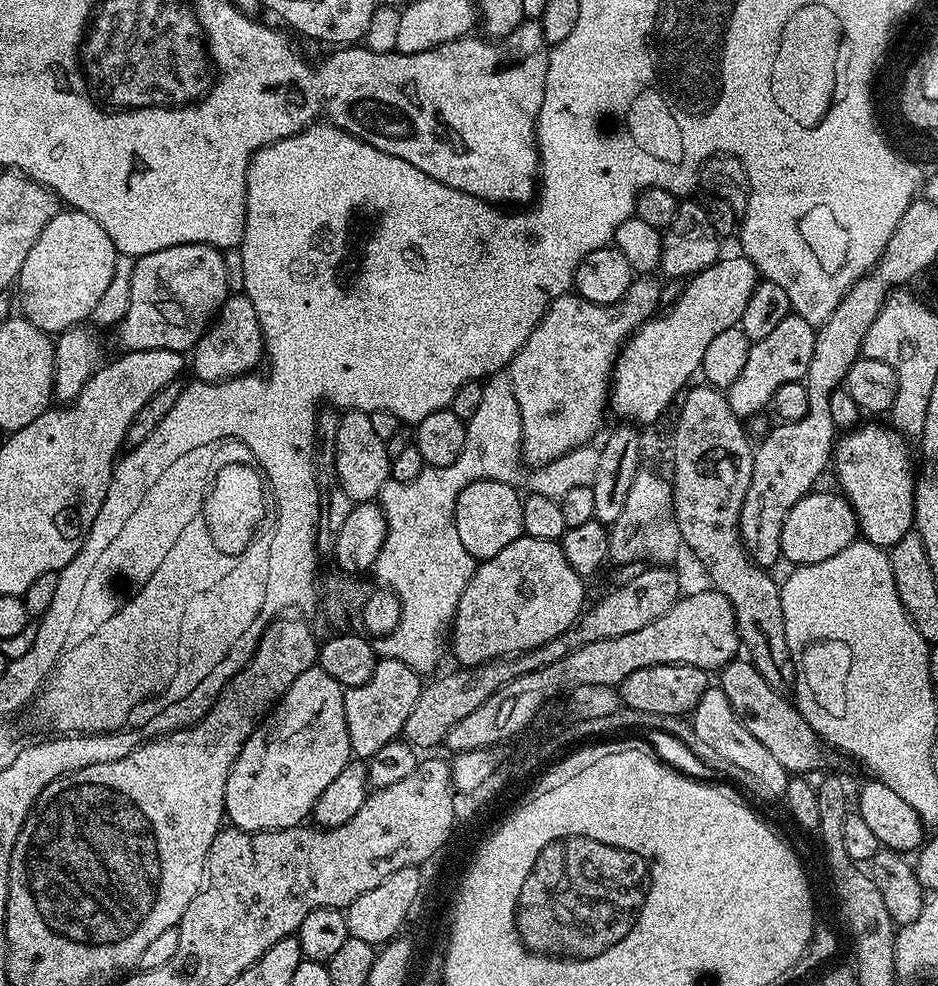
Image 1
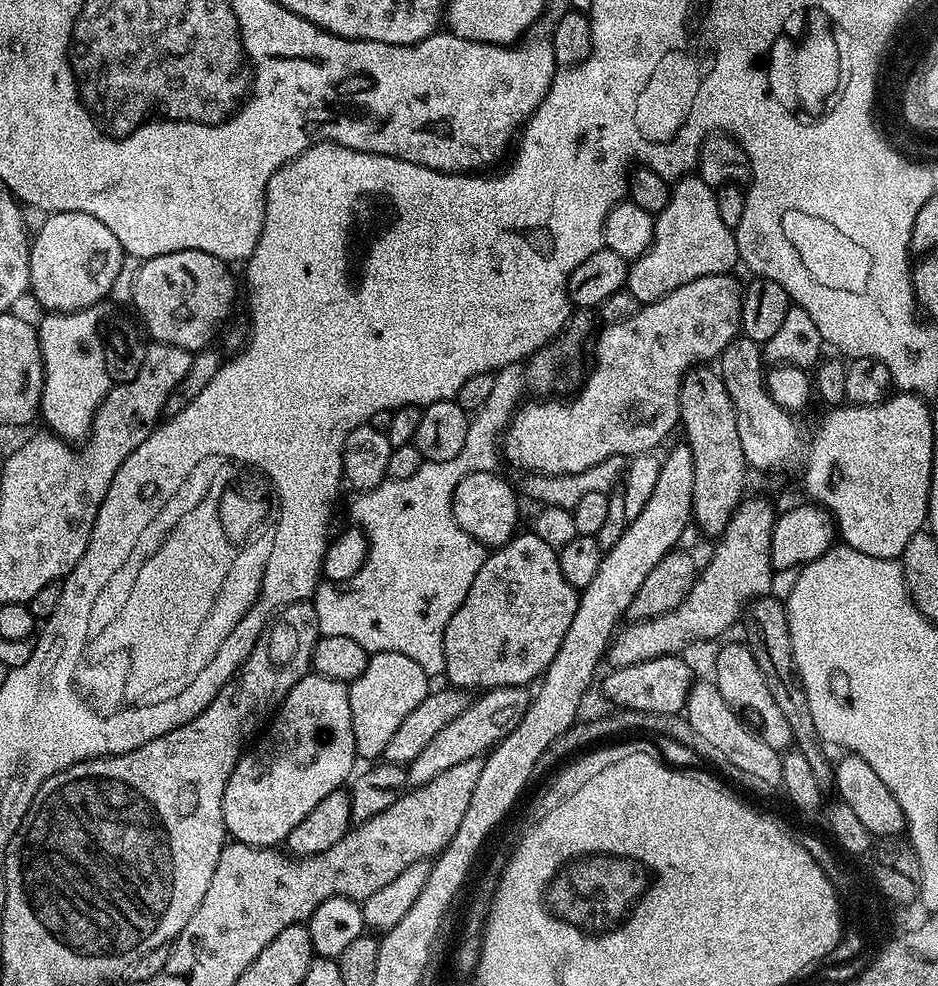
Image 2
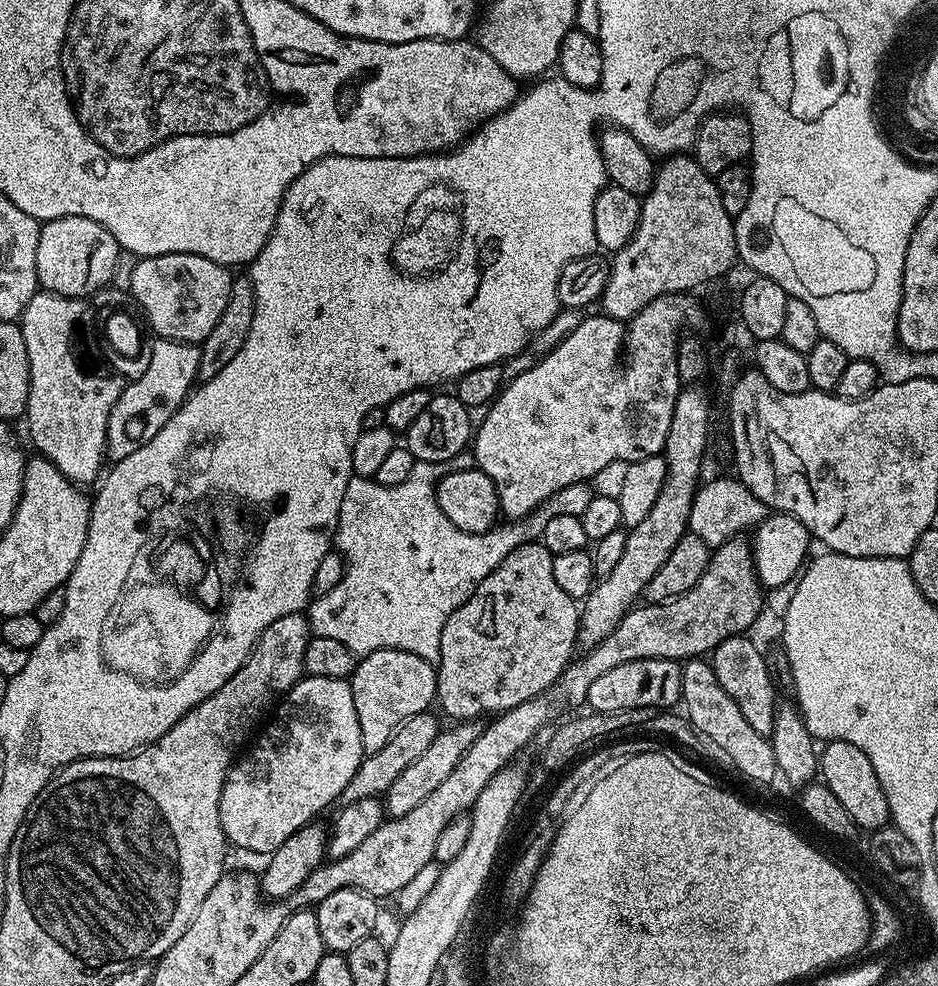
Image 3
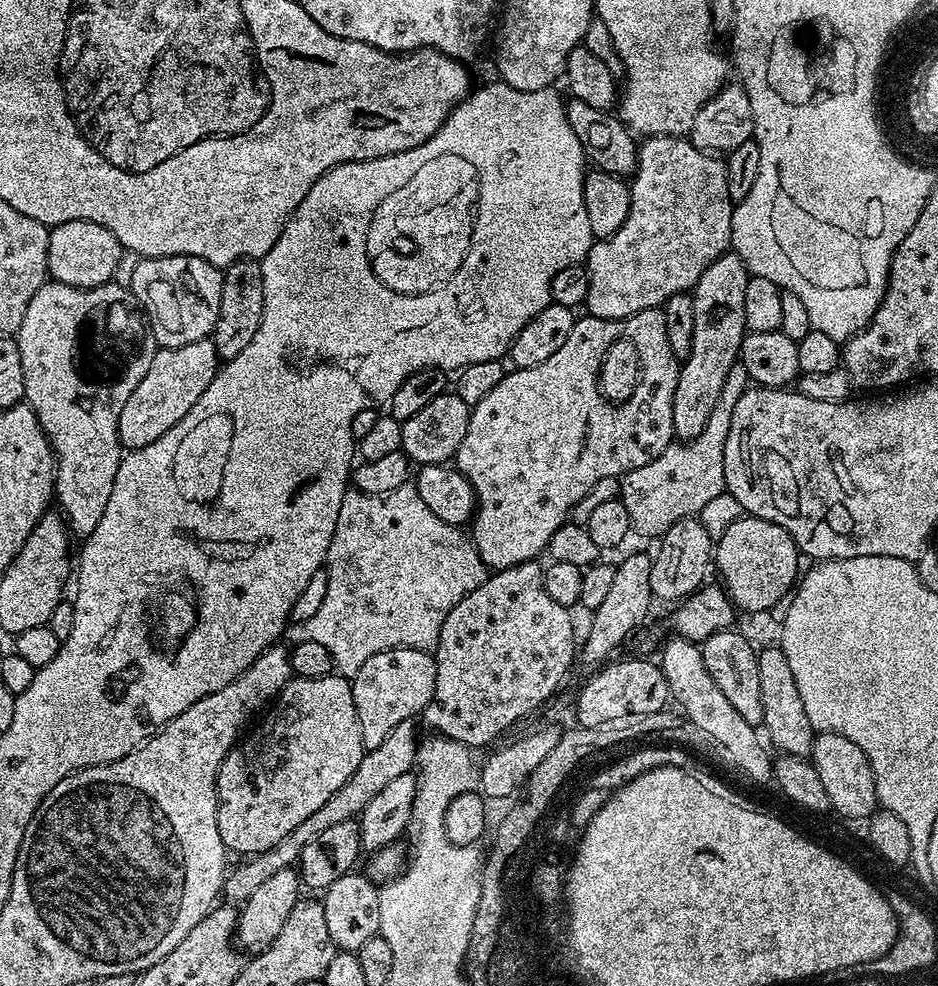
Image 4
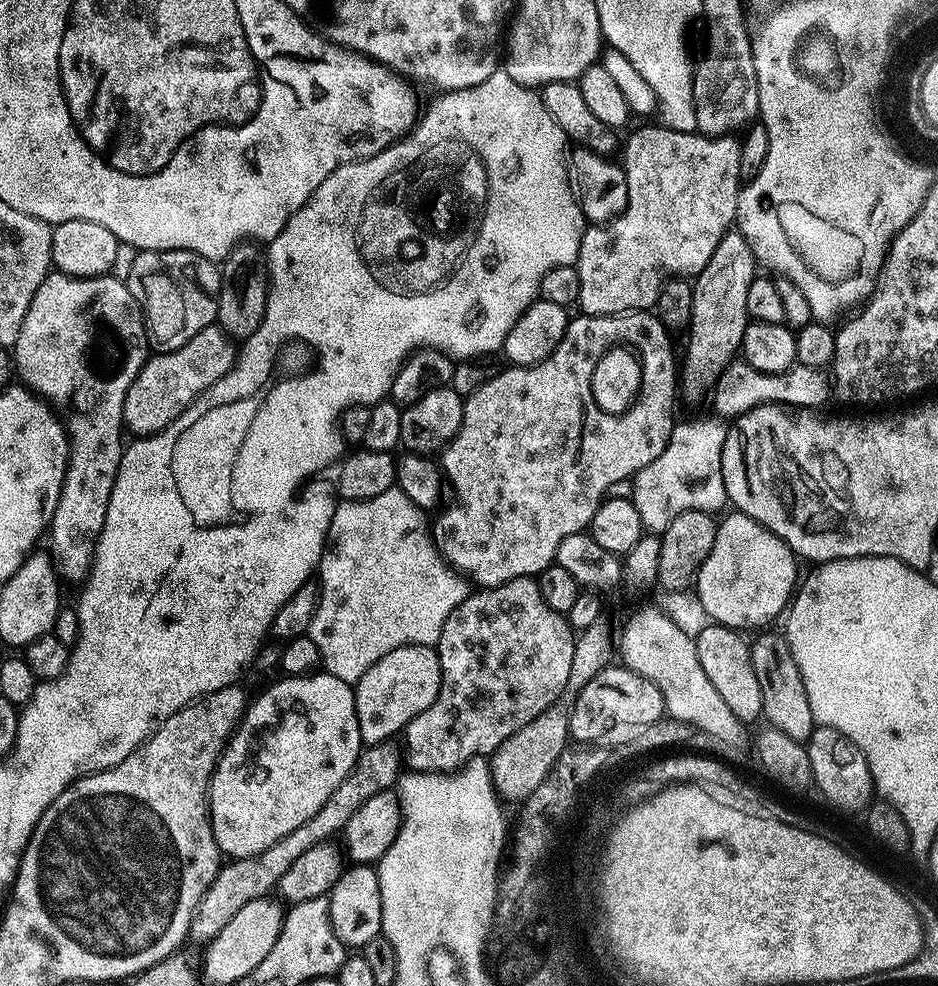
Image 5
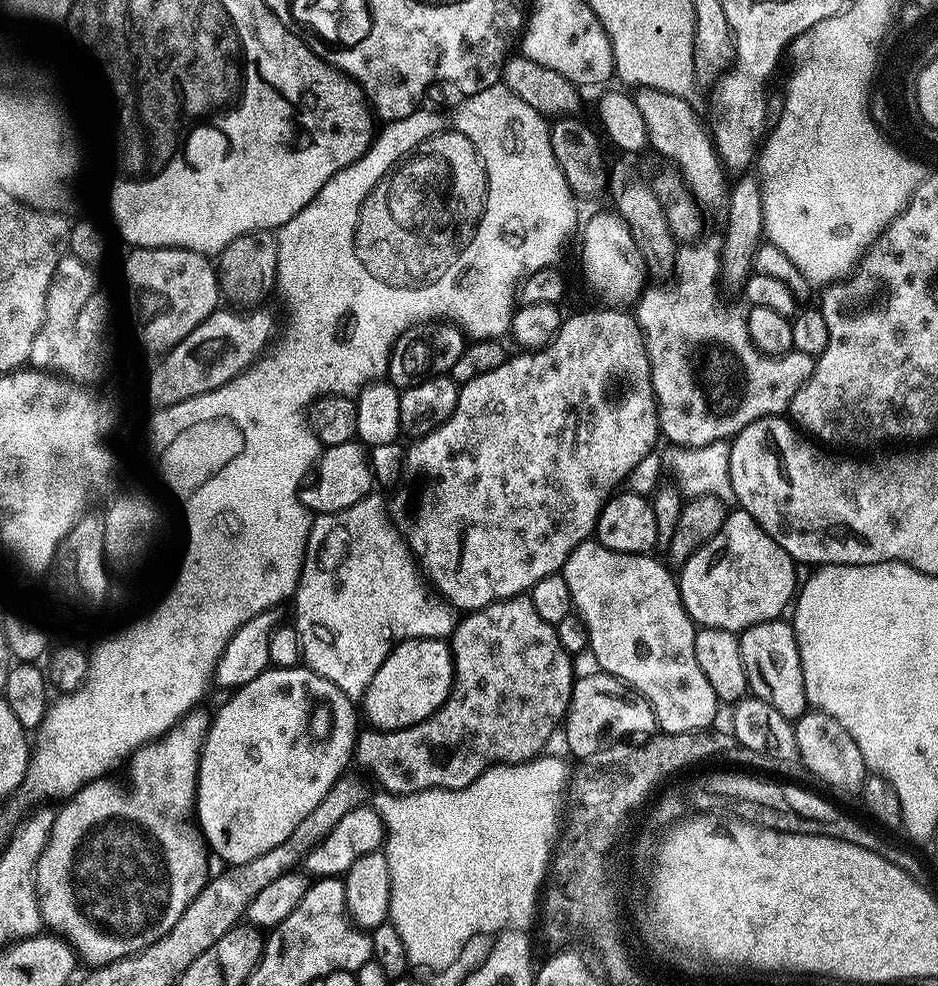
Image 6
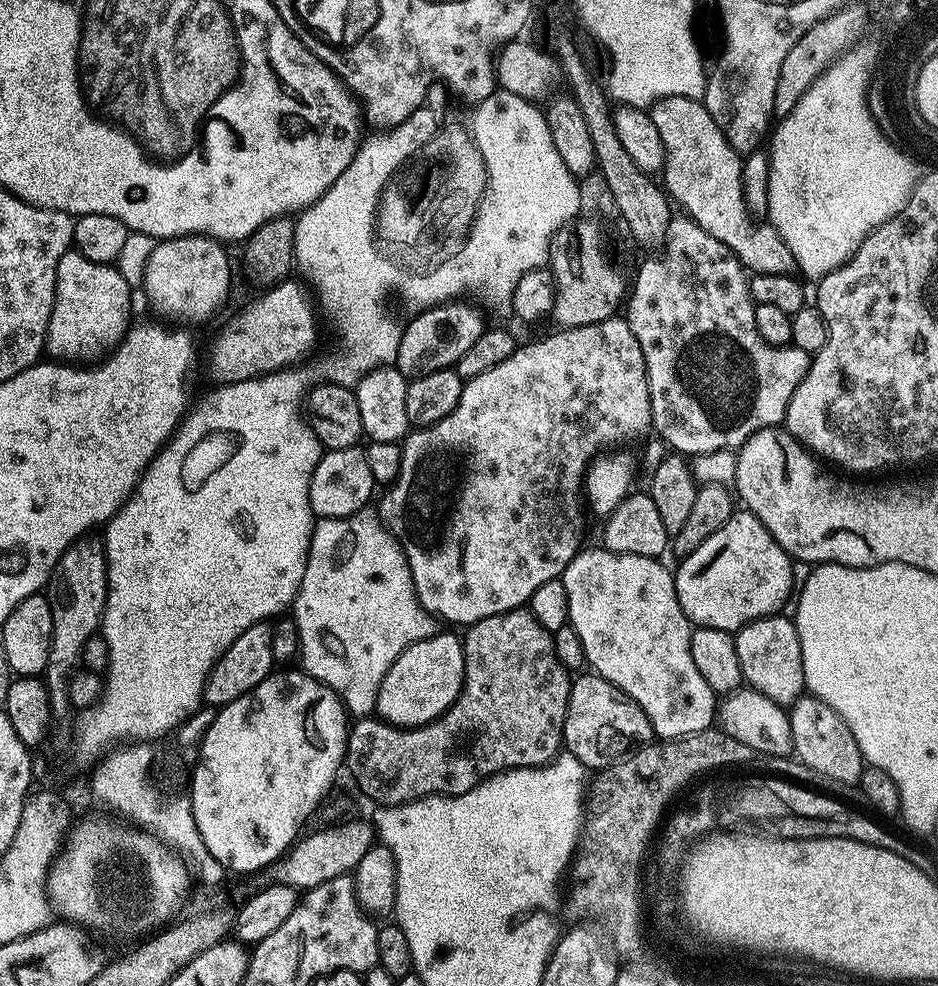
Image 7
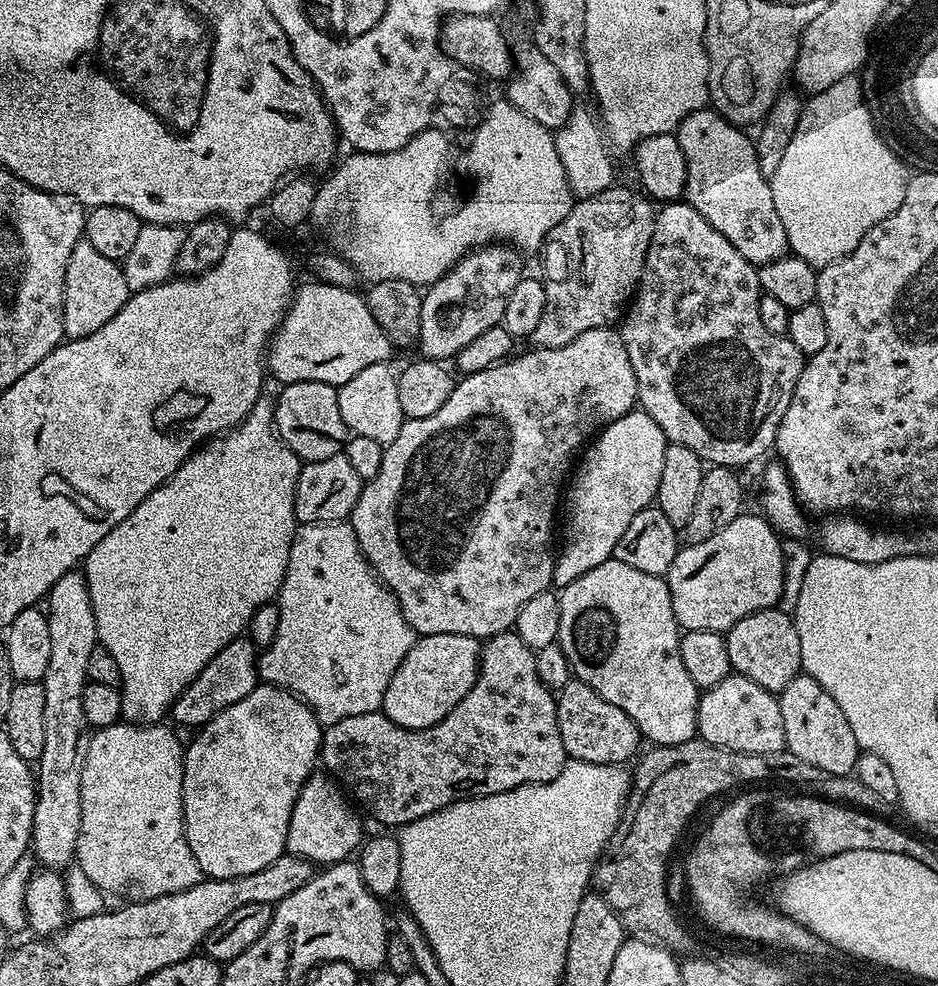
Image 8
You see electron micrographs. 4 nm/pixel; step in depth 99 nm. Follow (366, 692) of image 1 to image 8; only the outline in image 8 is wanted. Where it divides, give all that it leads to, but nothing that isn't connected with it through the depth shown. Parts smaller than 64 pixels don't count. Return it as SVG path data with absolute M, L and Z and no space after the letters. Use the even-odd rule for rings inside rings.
M430 634L420 636L413 648L408 651L406 658L394 670L394 678L390 678L390 686L386 686L384 695L384 715L392 719L400 728L433 728L474 686L476 674L480 671L480 649L481 641L474 636L463 636L462 634Z

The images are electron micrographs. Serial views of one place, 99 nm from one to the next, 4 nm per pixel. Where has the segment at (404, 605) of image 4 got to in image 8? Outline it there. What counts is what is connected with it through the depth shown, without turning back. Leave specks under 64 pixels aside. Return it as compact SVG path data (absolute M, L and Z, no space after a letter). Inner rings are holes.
M335 520L334 522L318 522L317 524L300 524L297 527L290 546L290 562L286 566L278 603L280 606L278 634L274 638L274 642L268 648L263 649L258 656L260 680L265 684L275 684L281 688L287 688L289 692L296 693L312 709L312 713L319 718L321 725L324 726L338 722L342 718L350 718L354 714L370 714L381 711L384 707L386 686L390 686L390 678L394 678L394 670L398 670L402 658L406 658L408 651L416 644L418 634L406 622L395 594L376 575L372 563L365 558L351 523Z

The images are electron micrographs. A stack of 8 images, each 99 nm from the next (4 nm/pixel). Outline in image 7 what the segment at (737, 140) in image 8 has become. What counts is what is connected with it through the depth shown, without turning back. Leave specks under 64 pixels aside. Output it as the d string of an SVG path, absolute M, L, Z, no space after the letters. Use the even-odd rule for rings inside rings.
M668 96L651 109L654 126L658 126L658 134L662 134L667 167L673 168L672 177L666 183L667 195L677 205L680 203L684 207L681 209L694 223L702 226L706 234L714 234L718 242L726 244L749 273L793 275L797 266L794 254L790 254L790 246L782 242L778 230L771 222L755 224L751 220L753 217L744 200L743 187L736 186L729 200L700 200L700 180L707 176L720 176L724 168L728 168L729 178L736 182L740 179L742 169L741 153L732 149L730 142L724 137L724 131L718 126L715 115L700 116L700 106L700 100Z

